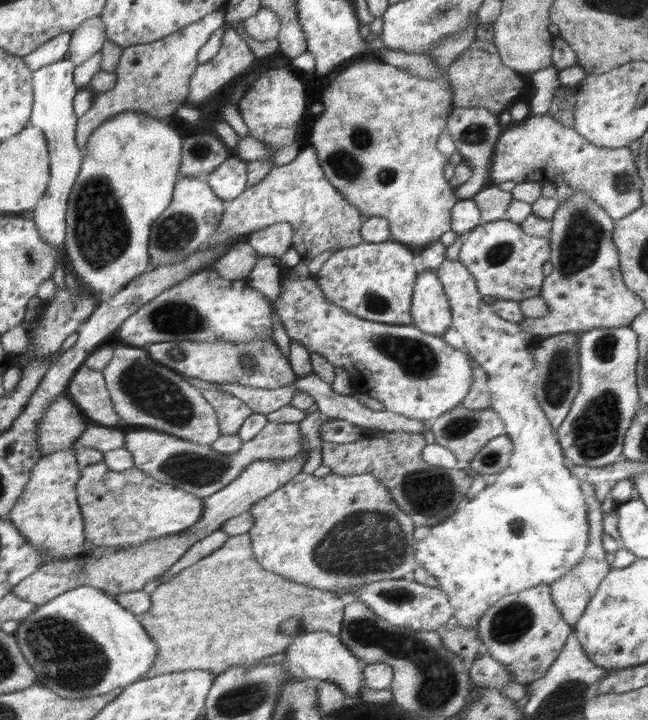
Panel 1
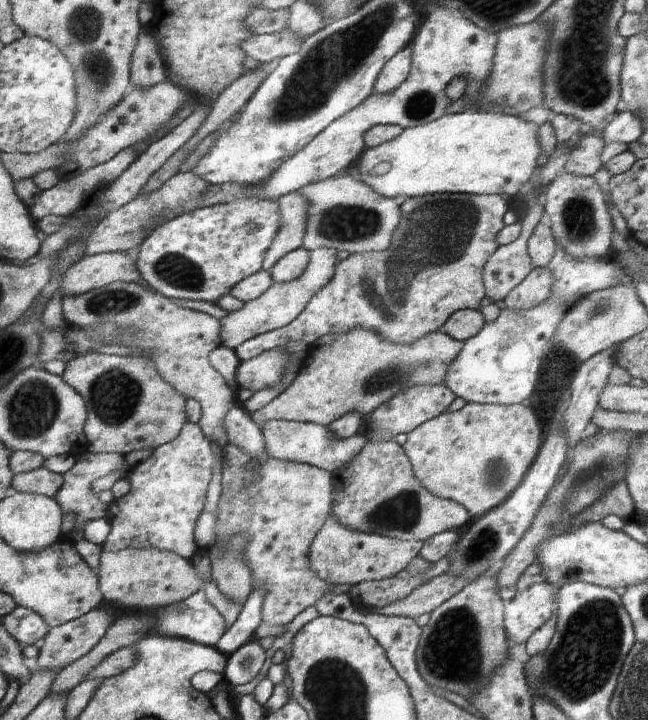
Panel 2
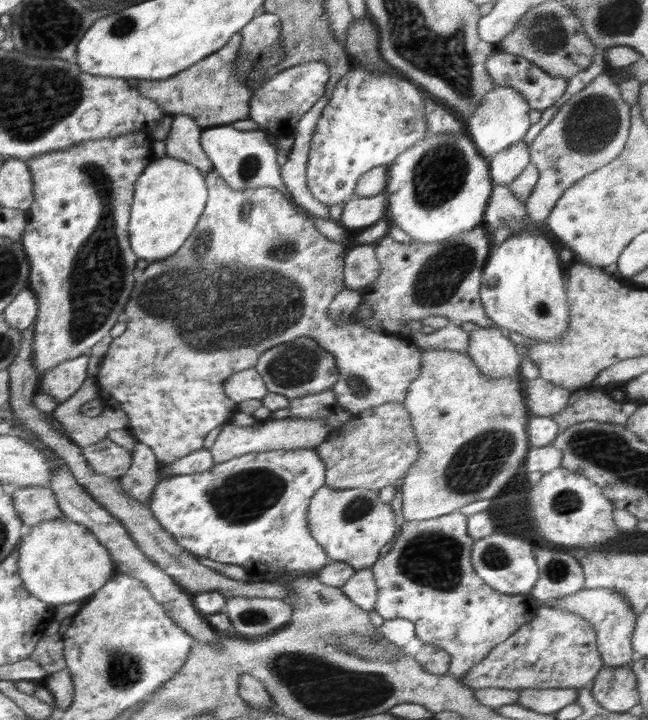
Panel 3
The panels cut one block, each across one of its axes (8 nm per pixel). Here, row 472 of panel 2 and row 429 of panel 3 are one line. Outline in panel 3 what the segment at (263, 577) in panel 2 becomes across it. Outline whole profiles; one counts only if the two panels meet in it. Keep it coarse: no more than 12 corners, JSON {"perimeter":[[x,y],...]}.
{"perimeter":[[319,420],[223,425],[209,448],[214,463],[271,450],[315,448]]}

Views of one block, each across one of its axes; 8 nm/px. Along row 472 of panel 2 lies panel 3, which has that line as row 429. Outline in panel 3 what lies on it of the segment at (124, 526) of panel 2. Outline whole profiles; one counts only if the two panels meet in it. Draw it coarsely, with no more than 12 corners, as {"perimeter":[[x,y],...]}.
{"perimeter":[[214,168],[136,274],[97,375],[158,462],[239,412],[223,382],[304,336],[344,411],[402,403],[412,340],[329,317],[347,253]]}

